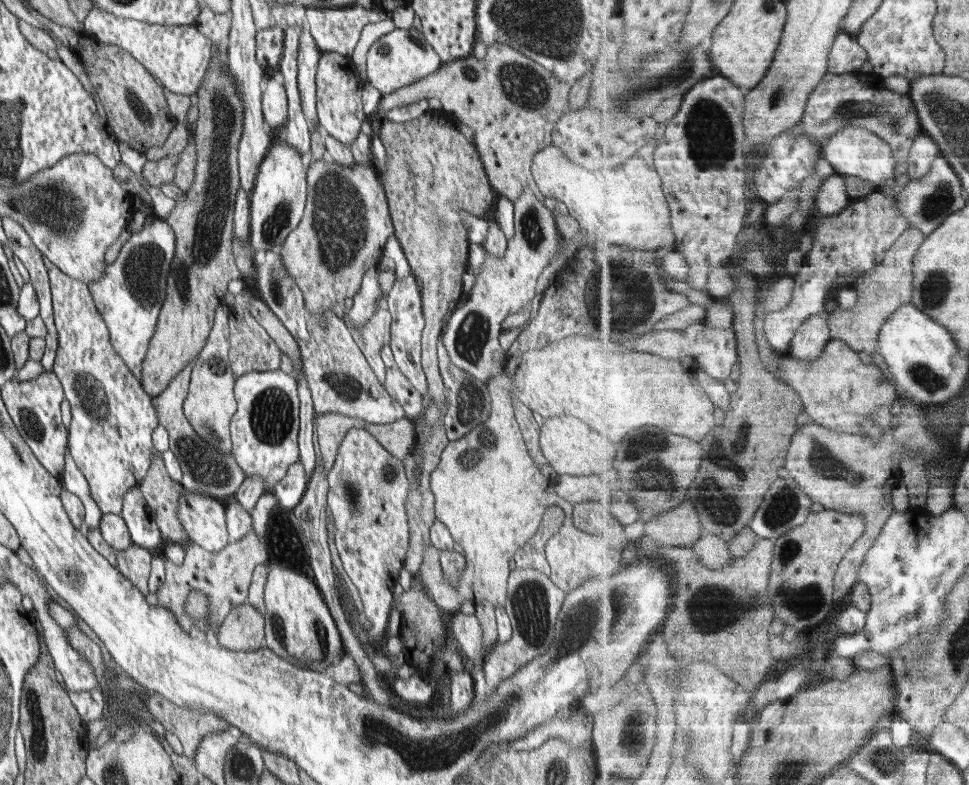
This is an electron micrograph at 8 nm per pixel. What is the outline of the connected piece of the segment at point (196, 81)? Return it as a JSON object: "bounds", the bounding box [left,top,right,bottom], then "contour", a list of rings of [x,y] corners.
{"bounds":[83,7,214,96],"contour":[[[92,7],[83,20],[83,28],[100,42],[127,50],[139,63],[143,63],[162,86],[173,93],[188,96],[196,93],[214,55],[214,43],[202,35],[195,25],[148,24]]]}

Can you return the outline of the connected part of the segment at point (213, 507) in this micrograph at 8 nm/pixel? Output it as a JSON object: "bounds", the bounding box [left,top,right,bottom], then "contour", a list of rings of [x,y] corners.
{"bounds":[179,488,231,553],"contour":[[[183,488],[179,496],[179,519],[190,542],[213,553],[222,550],[231,541],[225,507],[210,496]]]}

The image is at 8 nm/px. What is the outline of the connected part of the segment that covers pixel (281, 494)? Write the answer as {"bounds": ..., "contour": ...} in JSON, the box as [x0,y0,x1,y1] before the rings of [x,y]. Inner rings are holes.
{"bounds":[272,460,307,509],"contour":[[[301,460],[297,461],[288,468],[286,476],[272,488],[272,493],[279,498],[278,505],[285,509],[293,509],[302,500],[307,489],[306,480],[304,480],[306,472],[302,468]]]}

